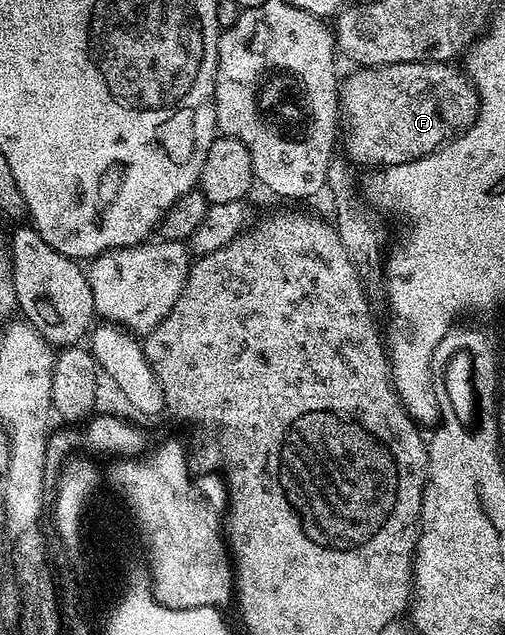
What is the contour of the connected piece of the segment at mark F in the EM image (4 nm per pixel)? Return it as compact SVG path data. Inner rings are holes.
M450 63L445 64L386 64L378 68L369 68L366 66L356 67L355 72L351 72L347 77L342 77L338 85L339 94L339 114L341 117L341 144L347 147L346 159L354 165L358 164L375 164L371 166L406 166L409 162L425 158L429 154L439 151L444 144L451 143L452 140L460 137L463 133L468 132L475 125L475 119L479 117L479 95L477 90L472 86L470 78L462 71L459 72ZM379 76L383 76L383 101L379 104Z

